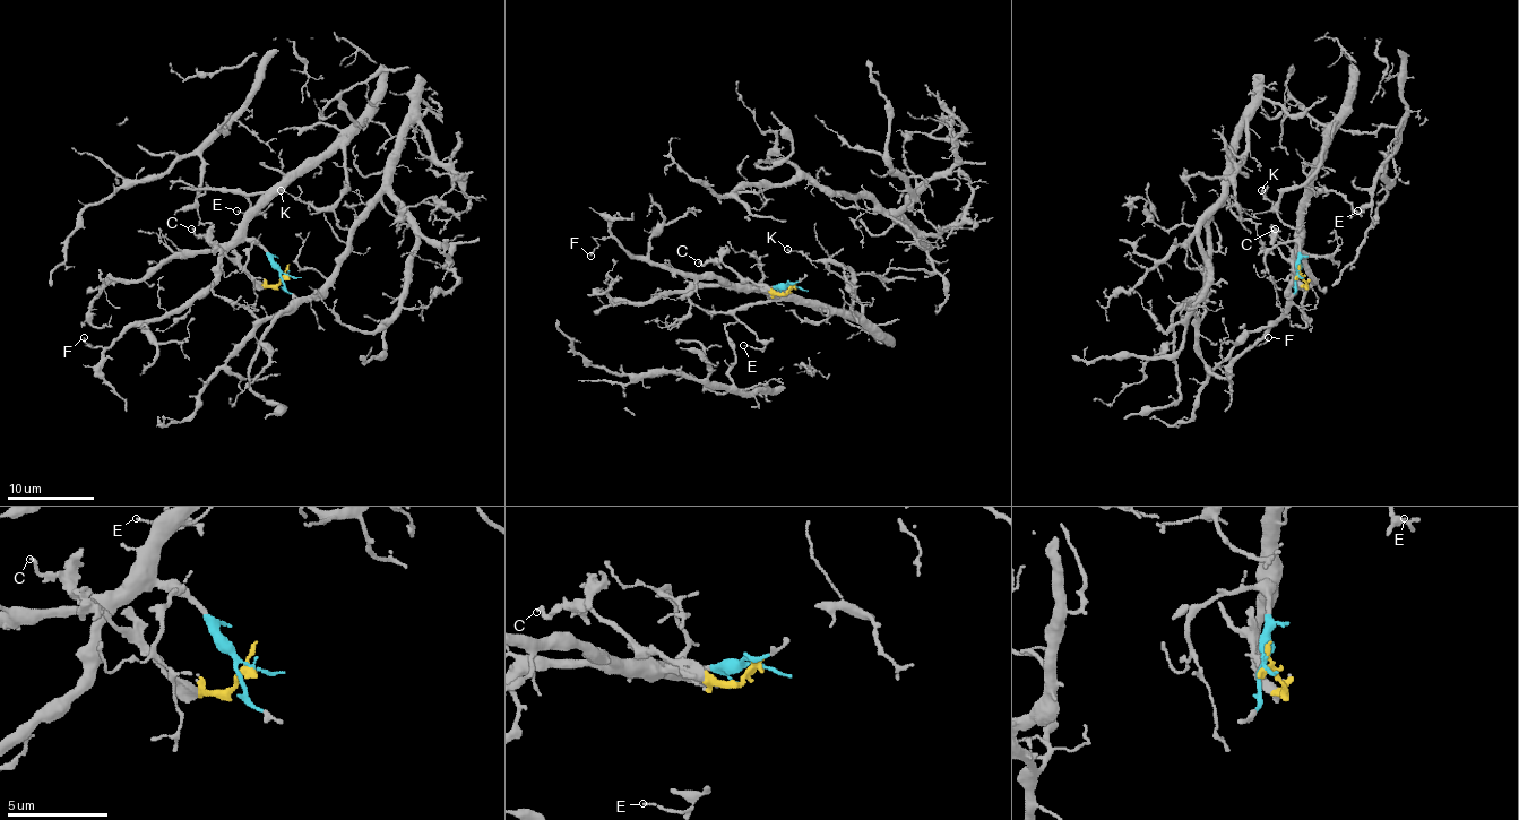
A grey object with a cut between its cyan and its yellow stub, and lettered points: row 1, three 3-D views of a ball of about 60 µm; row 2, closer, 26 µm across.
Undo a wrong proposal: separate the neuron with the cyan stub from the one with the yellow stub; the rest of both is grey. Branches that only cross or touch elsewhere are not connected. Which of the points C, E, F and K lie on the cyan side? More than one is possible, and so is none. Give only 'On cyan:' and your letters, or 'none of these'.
On cyan: E, F, K

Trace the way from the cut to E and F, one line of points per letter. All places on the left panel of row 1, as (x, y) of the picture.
E: (286, 274), (246, 234), (253, 206), (262, 195), (227, 191), (241, 192), (258, 213), (246, 215), (236, 210)
F: (286, 274), (258, 246), (239, 241), (221, 258), (221, 274), (187, 302), (128, 328), (105, 347), (84, 336)

